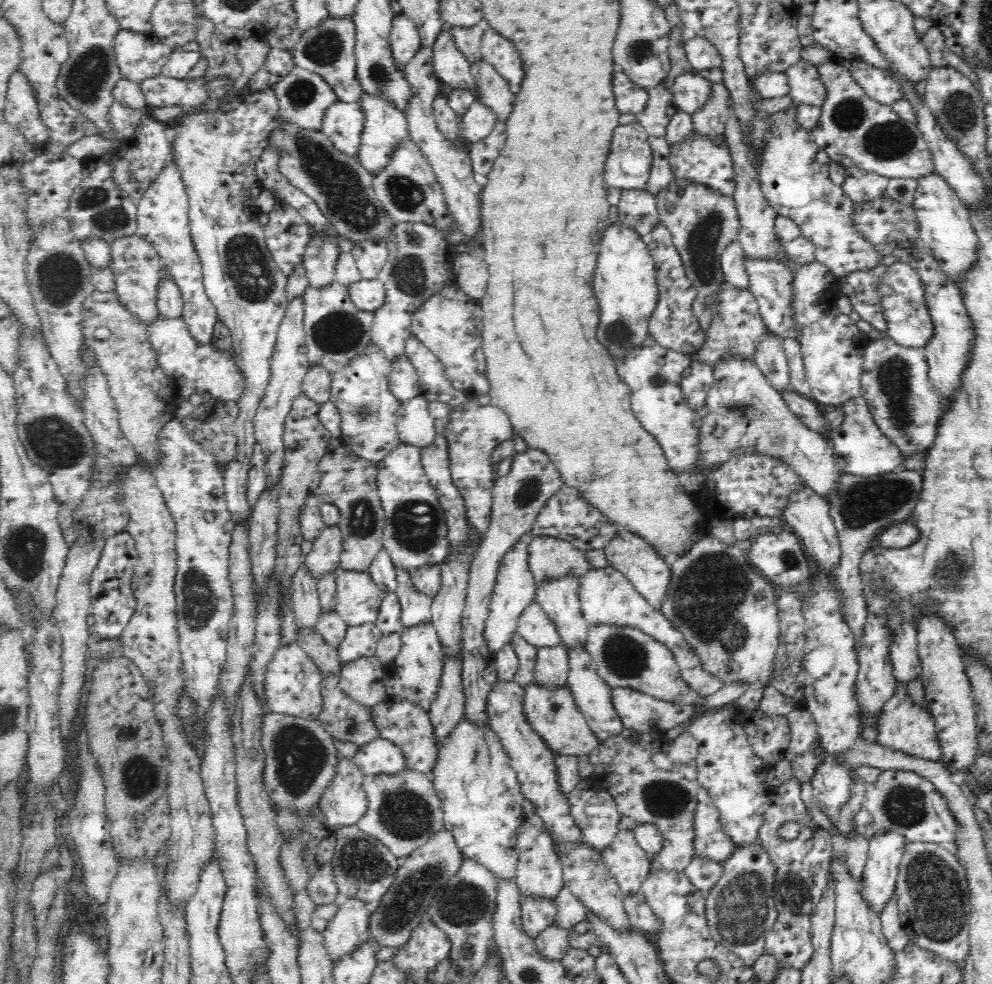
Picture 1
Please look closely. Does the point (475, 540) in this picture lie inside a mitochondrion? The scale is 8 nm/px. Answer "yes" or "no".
no

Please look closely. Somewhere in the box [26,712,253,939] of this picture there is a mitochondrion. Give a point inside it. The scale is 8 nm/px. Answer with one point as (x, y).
(141, 776)

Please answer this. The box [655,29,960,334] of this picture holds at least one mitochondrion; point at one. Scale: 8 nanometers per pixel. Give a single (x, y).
(890, 140)

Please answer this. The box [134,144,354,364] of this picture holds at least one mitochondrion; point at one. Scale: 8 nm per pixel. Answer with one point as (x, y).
(254, 280)

